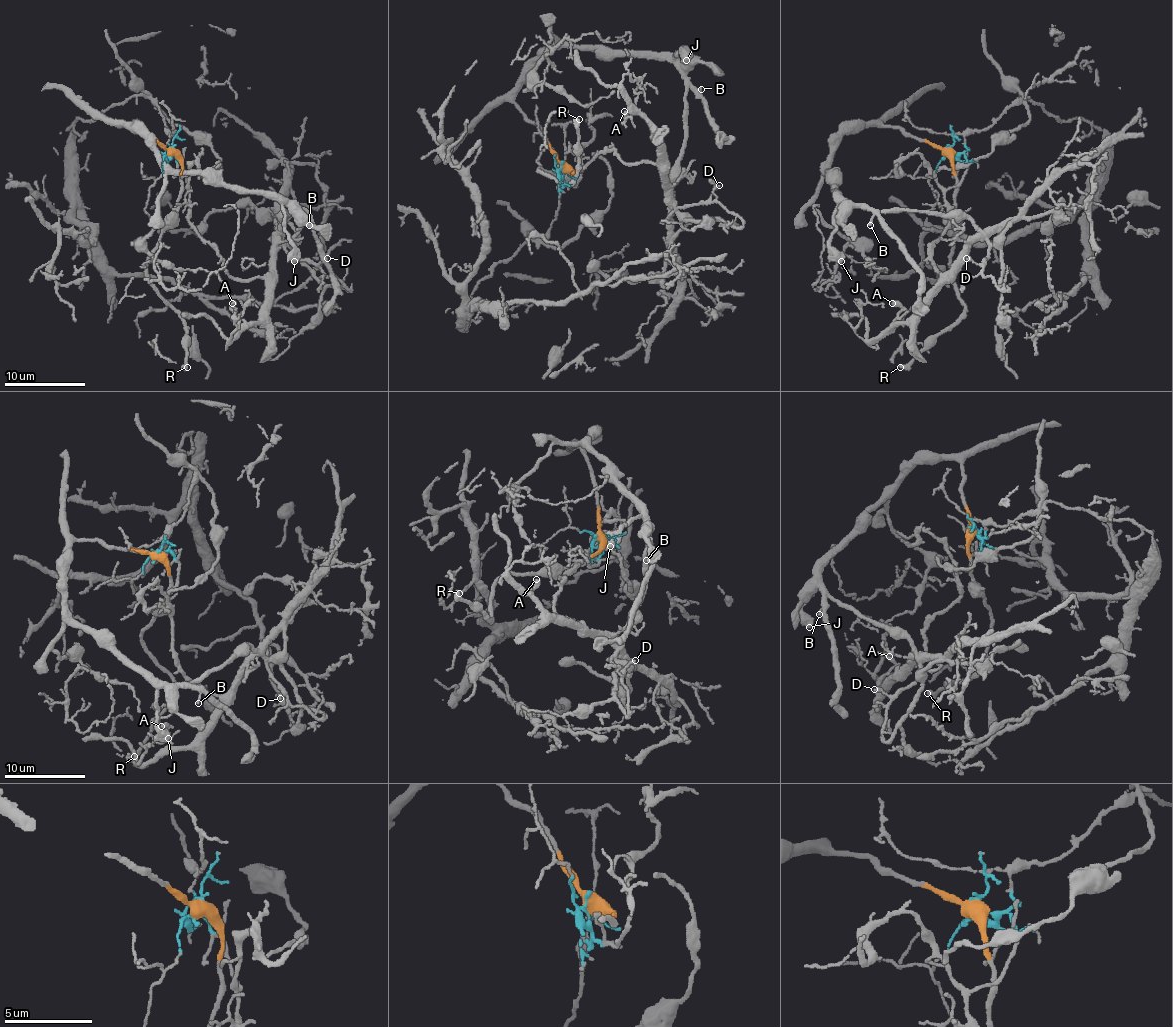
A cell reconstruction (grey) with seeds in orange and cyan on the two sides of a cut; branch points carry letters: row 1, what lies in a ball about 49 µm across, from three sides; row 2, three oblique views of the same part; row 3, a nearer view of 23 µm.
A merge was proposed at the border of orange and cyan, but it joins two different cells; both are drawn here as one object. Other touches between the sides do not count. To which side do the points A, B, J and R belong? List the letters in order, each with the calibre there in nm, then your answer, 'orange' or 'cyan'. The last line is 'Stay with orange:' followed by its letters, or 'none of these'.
A: calibre 440 nm; cyan
B: calibre 150 nm; orange
J: calibre 700 nm; orange
R: calibre 440 nm; orange
Stay with orange: B, J, R

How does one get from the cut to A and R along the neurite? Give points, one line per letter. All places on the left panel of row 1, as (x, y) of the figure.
A: (167, 150), (183, 168), (189, 223), (234, 280), (262, 278), (266, 286), (256, 321), (244, 323), (232, 302)
R: (169, 150), (181, 164), (181, 195), (165, 221), (159, 247), (146, 262), (146, 278), (185, 327), (187, 367)

